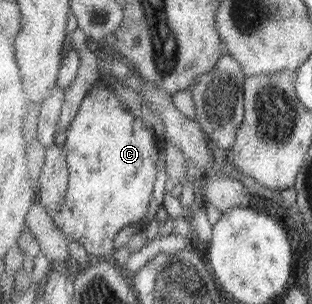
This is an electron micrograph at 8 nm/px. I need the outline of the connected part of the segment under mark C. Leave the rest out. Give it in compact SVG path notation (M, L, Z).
M98 84L93 88L89 95L83 100L82 106L79 108L78 116L73 120L73 123L65 131L65 151L68 168L70 171L70 180L67 193L65 194L62 206L51 215L54 225L65 234L69 241L77 242L86 249L86 252L95 256L95 259L108 260L112 259L115 255L115 239L117 239L117 233L127 227L127 225L133 225L133 223L139 223L147 211L149 211L149 205L151 205L151 197L153 197L153 187L155 187L155 179L157 179L157 161L159 161L159 143L157 143L157 137L151 128L147 128L147 123L141 121L135 117L133 113L130 113L127 108L123 107L123 103L119 100L119 97L113 93L111 87L106 88Z

